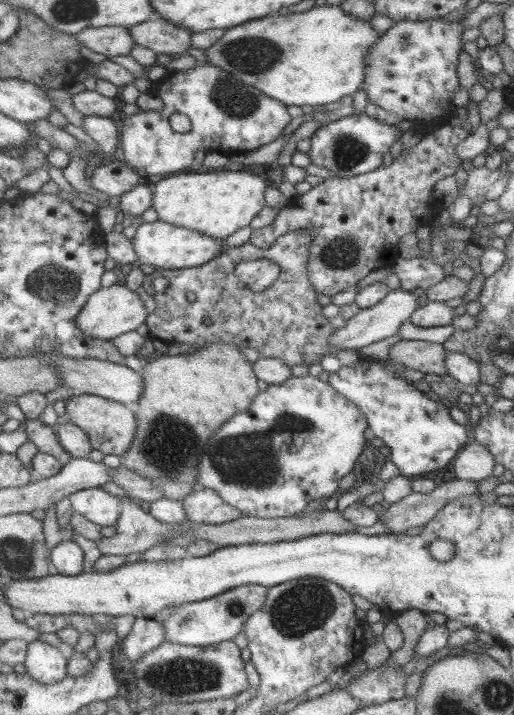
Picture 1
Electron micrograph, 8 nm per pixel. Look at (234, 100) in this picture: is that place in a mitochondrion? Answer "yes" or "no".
yes

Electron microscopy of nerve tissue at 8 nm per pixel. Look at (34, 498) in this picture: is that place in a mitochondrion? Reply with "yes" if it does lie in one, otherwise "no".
no

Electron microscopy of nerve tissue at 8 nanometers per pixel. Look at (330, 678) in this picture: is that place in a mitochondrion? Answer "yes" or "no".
no

